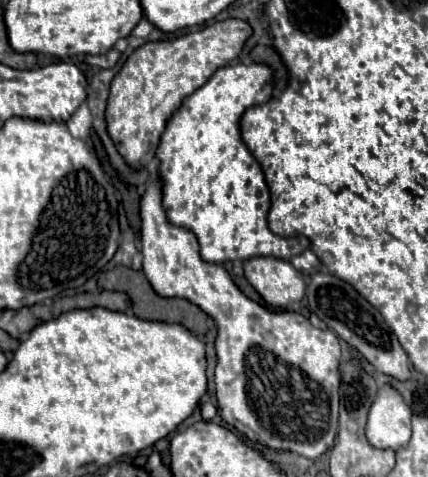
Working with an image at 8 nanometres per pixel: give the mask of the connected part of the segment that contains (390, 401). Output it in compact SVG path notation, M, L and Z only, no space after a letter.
M383 385L379 389L365 431L371 445L379 449L399 449L407 445L411 437L411 407L395 387Z

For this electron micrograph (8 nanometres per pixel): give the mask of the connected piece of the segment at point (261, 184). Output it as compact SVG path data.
M237 63L217 69L203 87L199 87L197 91L193 91L183 99L181 107L169 117L167 127L161 135L155 157L159 159L163 209L173 225L185 227L191 233L195 233L201 247L201 259L207 263L225 263L237 259L247 261L253 257L289 259L293 255L291 239L279 237L271 233L267 227L271 195L263 171L255 161L255 157L245 147L245 143L241 141L241 131L239 131L241 115L249 107L269 101L273 93L271 77L273 71L261 63L251 63L251 65Z

